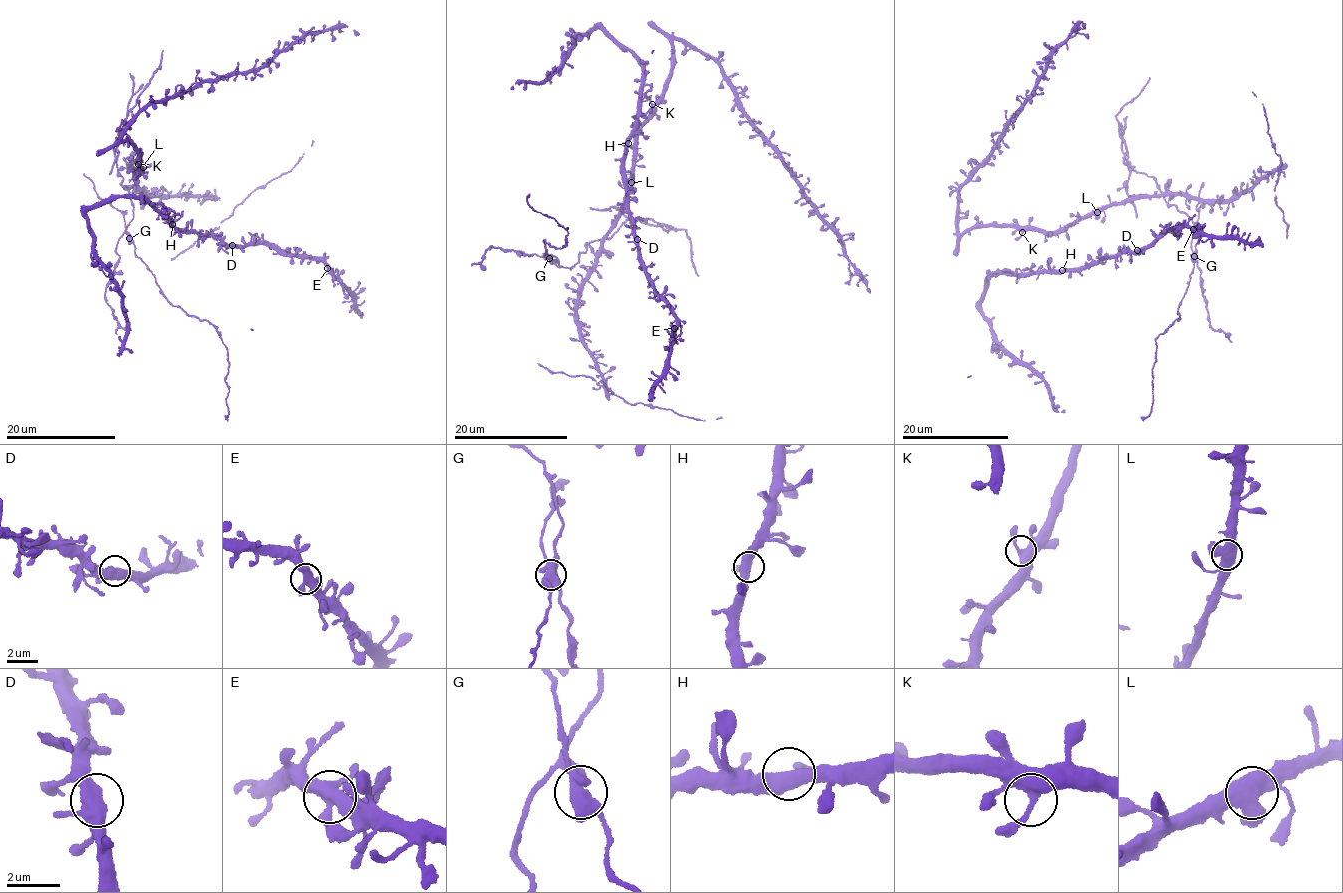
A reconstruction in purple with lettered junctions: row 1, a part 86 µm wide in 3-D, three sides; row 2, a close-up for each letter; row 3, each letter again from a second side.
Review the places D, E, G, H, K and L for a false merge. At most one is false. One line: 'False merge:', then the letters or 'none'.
False merge: G

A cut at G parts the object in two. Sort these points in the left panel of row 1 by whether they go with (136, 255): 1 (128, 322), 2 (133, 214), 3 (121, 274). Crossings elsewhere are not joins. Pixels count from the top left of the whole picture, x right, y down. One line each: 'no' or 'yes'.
1: yes
2: no
3: no

